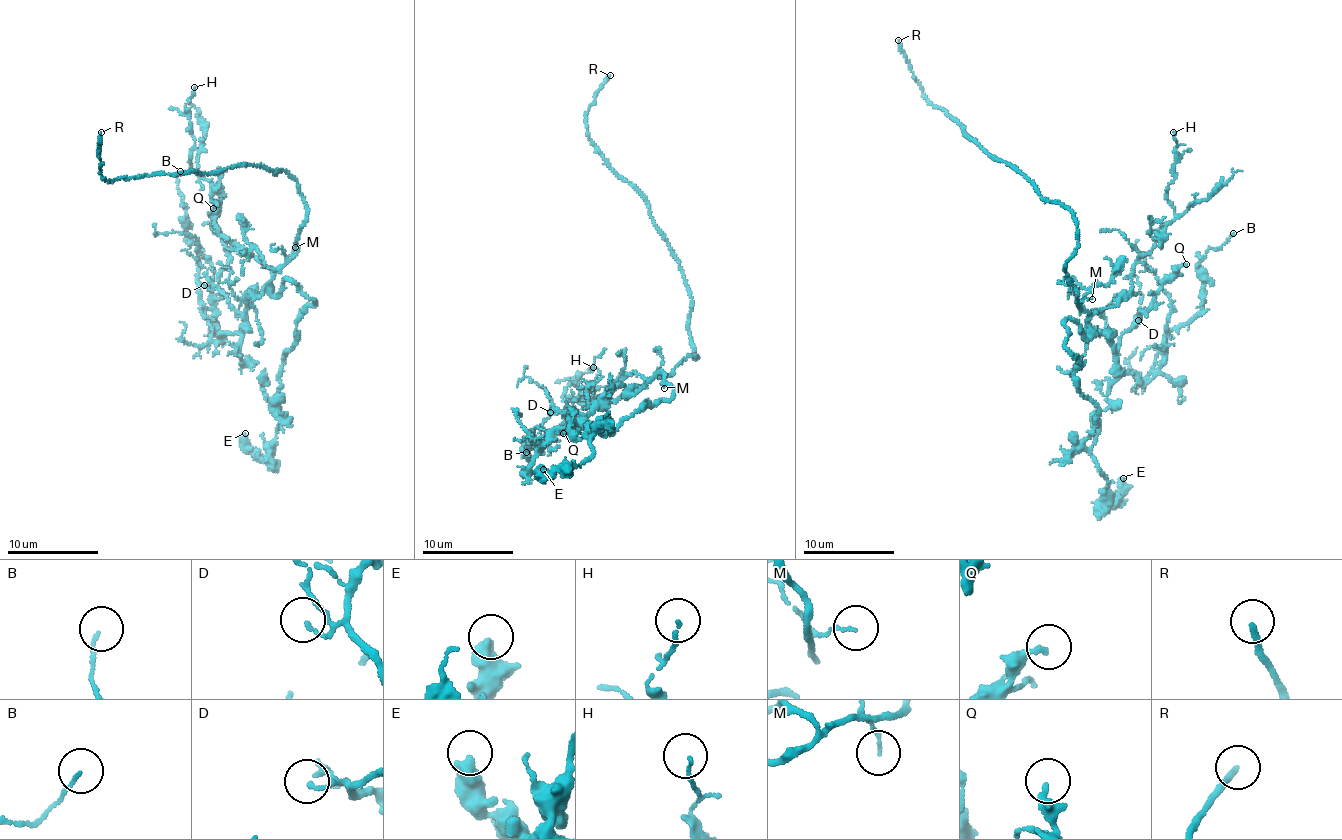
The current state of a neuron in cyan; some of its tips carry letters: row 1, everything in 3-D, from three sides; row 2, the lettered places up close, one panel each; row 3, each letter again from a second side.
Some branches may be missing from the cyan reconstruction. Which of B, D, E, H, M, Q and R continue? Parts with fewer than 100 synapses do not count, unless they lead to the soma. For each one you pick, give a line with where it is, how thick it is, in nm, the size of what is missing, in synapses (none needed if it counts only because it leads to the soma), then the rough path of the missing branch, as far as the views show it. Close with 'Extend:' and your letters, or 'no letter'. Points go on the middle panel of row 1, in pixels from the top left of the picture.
R: place (610, 75); calibre 190 nm; course (610, 75), (625, 65), (640, 76), (646, 60), (677, 45), (688, 57), (711, 31), (700, 15)
Extend: R

